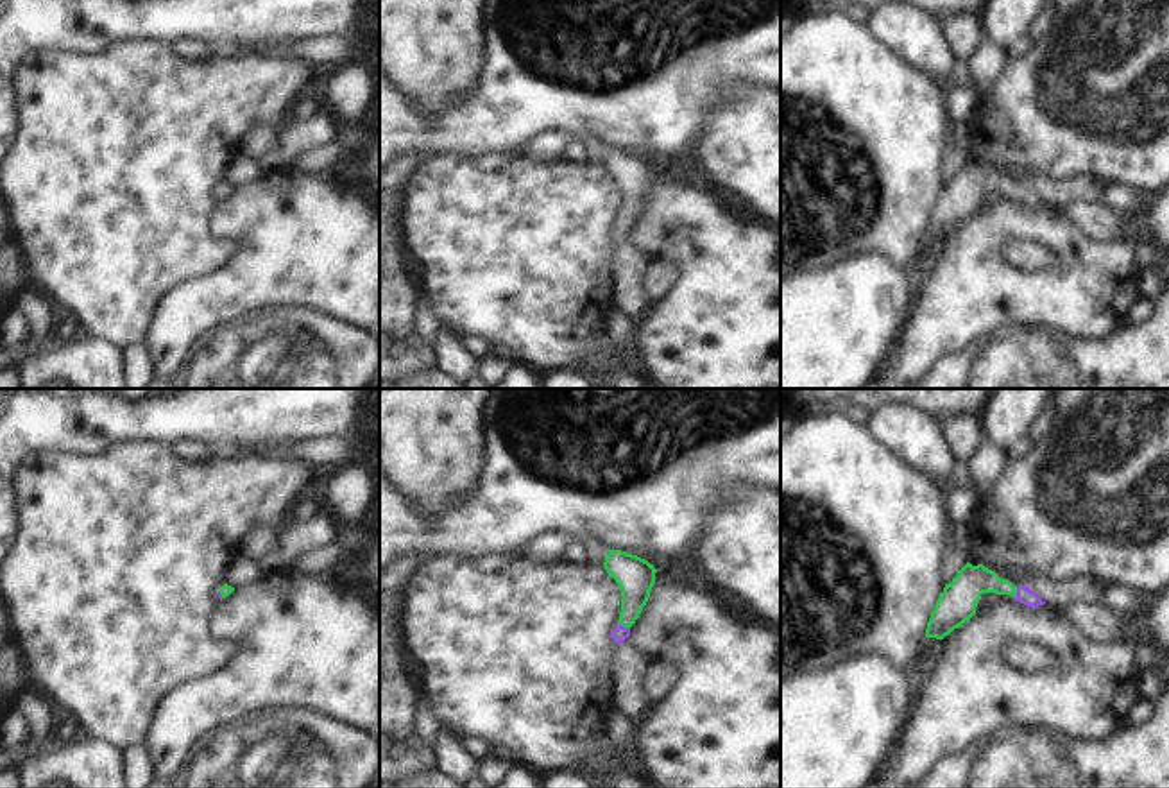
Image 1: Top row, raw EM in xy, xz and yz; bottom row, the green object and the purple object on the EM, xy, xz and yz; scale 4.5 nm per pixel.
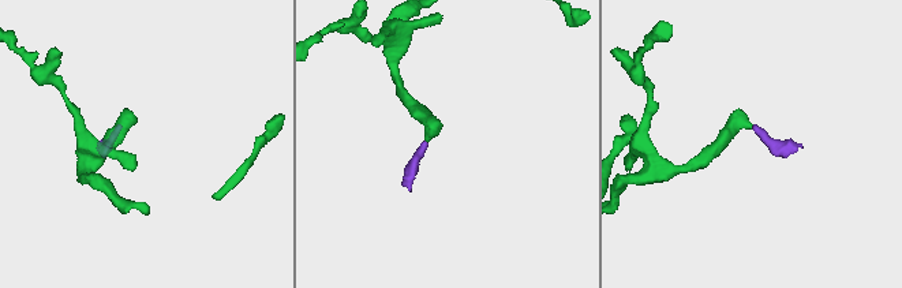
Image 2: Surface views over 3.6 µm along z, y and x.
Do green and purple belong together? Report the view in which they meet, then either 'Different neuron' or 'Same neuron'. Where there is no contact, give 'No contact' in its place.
Touches green in xz. Same neuron

